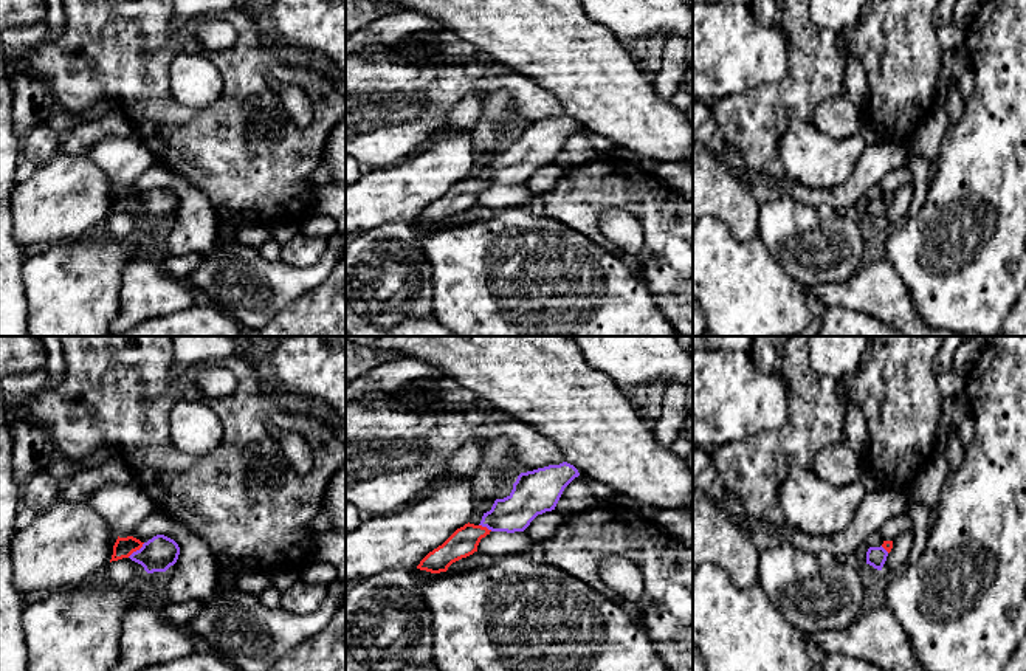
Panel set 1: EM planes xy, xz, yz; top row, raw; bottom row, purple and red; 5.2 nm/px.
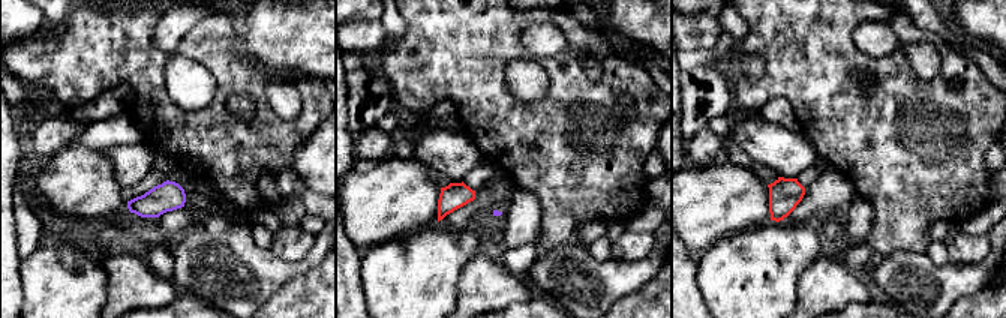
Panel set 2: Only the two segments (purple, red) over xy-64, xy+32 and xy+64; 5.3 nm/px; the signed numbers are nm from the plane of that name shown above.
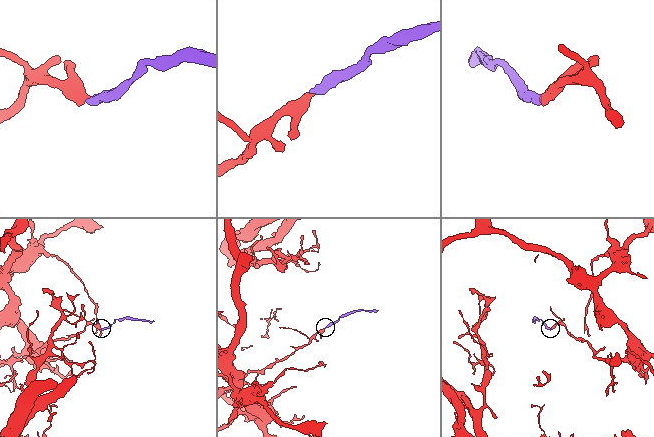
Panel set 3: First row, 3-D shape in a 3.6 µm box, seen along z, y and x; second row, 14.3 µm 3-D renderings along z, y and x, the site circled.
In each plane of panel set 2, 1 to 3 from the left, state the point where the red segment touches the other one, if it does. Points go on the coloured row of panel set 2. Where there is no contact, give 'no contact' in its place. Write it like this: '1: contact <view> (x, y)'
1: no contact
2: no contact
3: no contact

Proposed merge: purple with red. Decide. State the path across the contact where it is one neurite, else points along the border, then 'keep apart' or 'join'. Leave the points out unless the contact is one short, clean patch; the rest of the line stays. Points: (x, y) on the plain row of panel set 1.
way xy (158, 206), (137, 203), (124, 200); join

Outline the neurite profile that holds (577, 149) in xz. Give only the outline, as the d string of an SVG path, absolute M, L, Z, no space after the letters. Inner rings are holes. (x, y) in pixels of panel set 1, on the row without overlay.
M578 129L564 141L555 163L566 169L572 169L598 157L601 155L594 149L584 130Z

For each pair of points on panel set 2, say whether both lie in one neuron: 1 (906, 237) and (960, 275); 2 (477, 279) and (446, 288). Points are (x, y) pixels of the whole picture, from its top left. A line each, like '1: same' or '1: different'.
1: different
2: different

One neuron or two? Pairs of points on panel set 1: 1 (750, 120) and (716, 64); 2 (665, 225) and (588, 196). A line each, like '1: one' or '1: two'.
1: two
2: one

